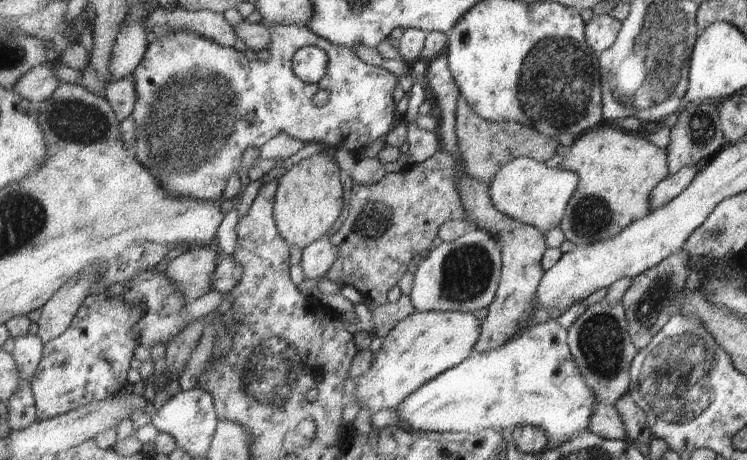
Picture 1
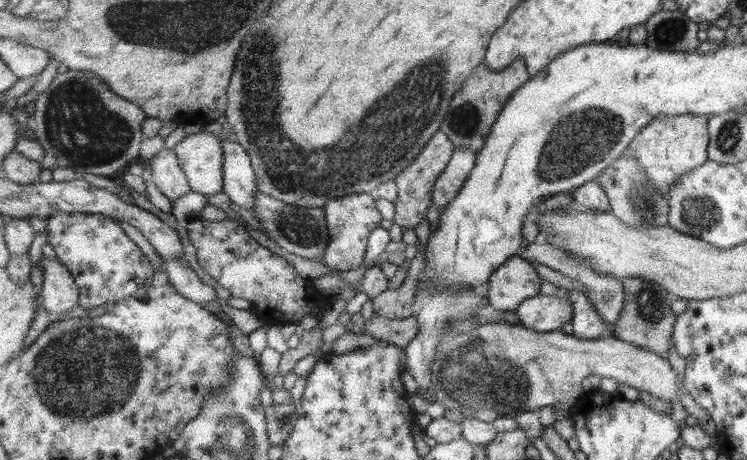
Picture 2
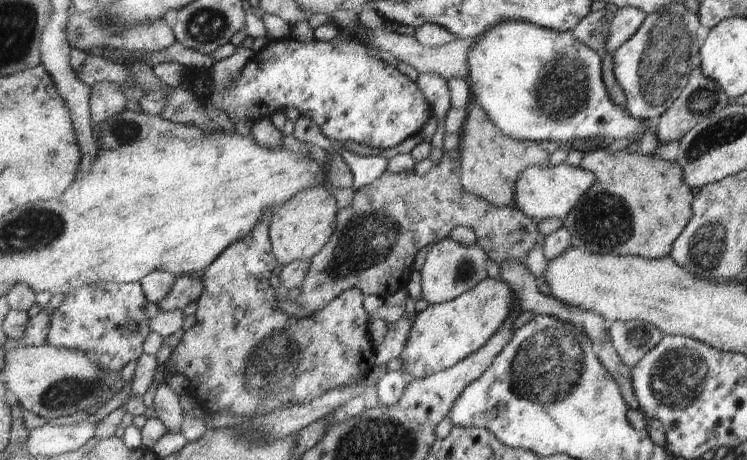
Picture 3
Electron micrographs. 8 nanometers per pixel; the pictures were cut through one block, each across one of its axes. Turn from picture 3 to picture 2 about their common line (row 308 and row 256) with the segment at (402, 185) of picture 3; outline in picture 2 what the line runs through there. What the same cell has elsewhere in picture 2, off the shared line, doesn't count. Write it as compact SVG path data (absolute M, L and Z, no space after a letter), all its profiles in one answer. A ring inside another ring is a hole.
M256 192L256 219L267 232L267 237L277 243L285 253L292 253L304 259L322 262L330 241L325 208L309 208L287 204L267 193Z

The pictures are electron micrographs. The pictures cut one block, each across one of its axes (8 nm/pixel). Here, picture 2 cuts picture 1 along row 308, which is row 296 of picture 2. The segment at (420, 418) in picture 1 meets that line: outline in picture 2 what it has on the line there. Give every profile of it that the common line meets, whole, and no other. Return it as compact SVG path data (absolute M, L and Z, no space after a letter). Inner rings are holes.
M567 290L567 299L571 301L571 307L573 308L573 318L571 318L573 336L595 340L612 332L612 328L597 315L597 311L589 303L585 294L575 292L575 290Z

